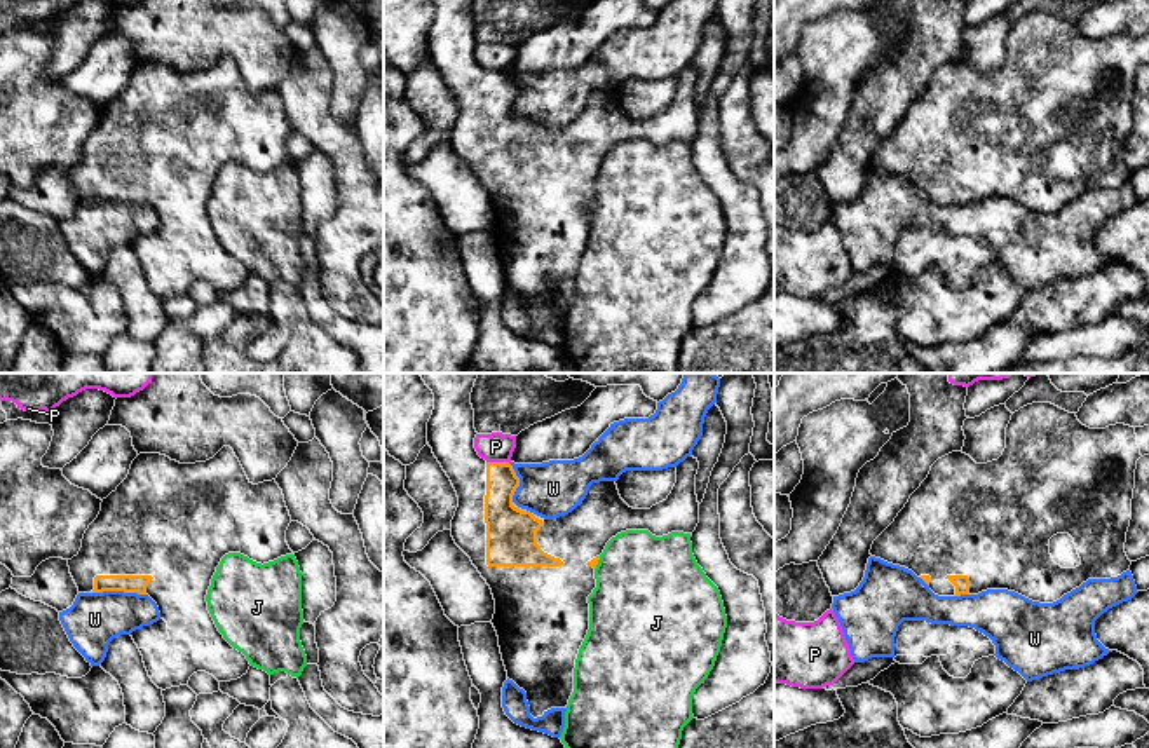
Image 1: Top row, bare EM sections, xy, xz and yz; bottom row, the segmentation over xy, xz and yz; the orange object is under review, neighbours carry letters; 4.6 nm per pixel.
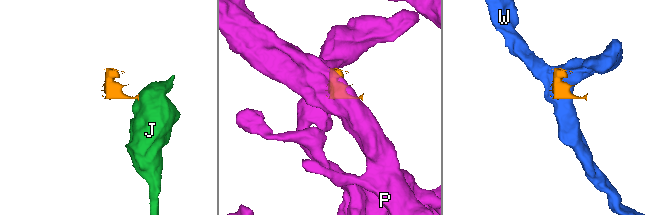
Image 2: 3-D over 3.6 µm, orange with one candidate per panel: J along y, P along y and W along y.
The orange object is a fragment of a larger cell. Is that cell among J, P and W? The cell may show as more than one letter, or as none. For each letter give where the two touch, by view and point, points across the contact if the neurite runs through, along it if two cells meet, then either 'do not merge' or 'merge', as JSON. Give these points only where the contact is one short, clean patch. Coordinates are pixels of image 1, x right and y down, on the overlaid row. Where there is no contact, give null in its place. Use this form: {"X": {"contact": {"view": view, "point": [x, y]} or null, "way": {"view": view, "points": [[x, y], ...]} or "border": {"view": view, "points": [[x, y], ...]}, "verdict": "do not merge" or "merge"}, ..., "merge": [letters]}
{"J": {"contact": {"view": "xz", "point": [597, 564]}, "border": {"view": "xz", "points": [[600, 557], [595, 569]]}, "verdict": "do not merge"}, "P": {"contact": {"view": "xz", "point": [494, 462]}, "border": {"view": "xz", "points": [[487, 461], [499, 462]]}, "verdict": "do not merge"}, "W": {"contact": {"view": "xy", "point": [119, 590]}, "verdict": "do not merge"}, "merge": []}

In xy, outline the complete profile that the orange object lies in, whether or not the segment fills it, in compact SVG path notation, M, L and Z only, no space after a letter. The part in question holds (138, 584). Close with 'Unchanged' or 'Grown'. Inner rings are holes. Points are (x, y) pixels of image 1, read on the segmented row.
M230 446L195 464L139 453L127 478L103 499L98 518L85 530L82 547L68 560L68 567L78 593L138 593L157 603L160 619L131 636L159 689L187 685L197 671L230 682L246 675L251 664L223 638L207 610L211 579L228 553L241 553L262 565L295 554L286 542L289 523L275 479L253 485Z. Grown

